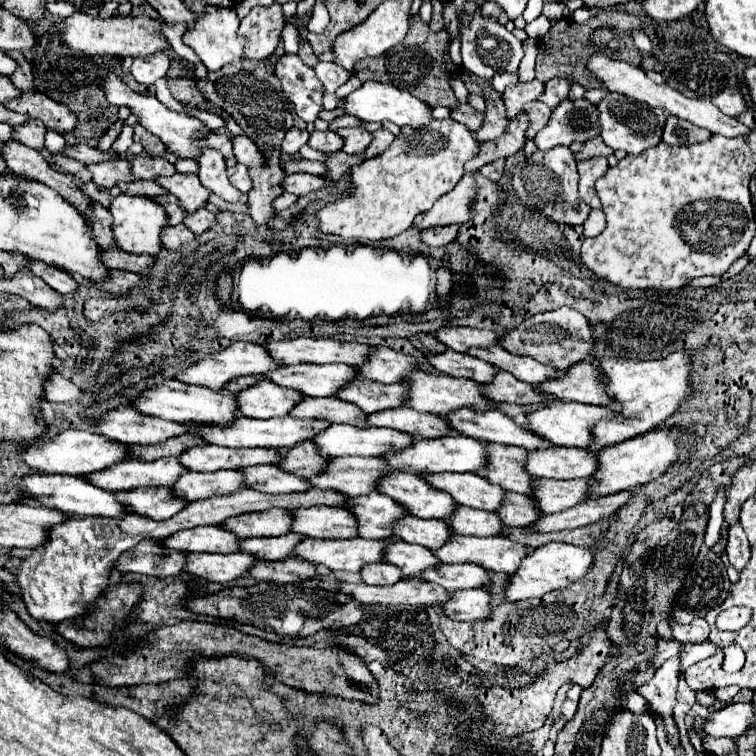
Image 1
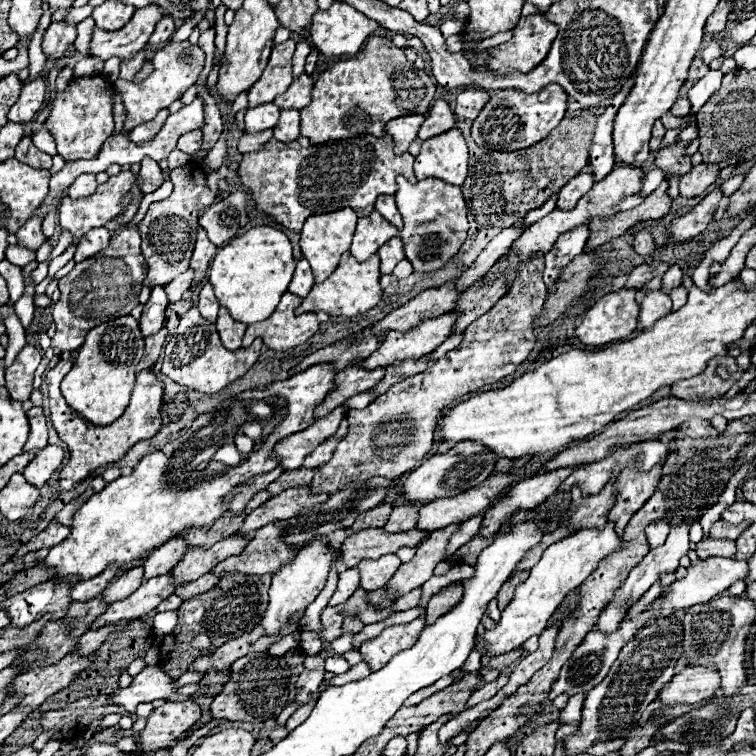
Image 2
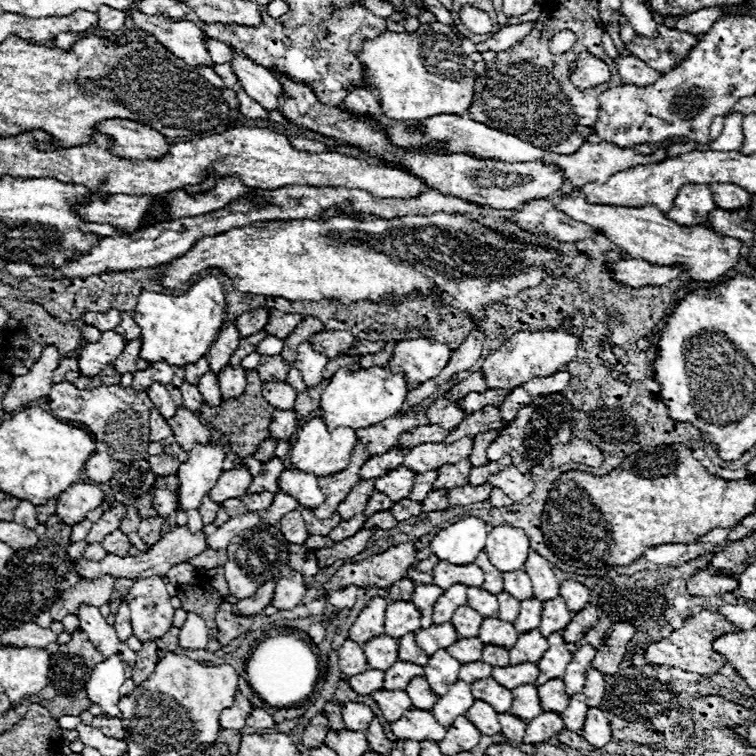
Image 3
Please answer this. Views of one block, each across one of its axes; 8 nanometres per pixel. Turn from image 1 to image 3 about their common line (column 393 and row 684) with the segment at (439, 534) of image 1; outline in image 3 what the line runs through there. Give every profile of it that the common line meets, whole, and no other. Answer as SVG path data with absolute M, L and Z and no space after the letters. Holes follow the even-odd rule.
M524 684L524 688L514 688L512 696L514 696L514 702L512 702L512 708L510 708L512 716L516 716L516 718L520 716L520 720L528 722L528 720L542 714L542 706L540 706L540 700L538 700L536 686Z

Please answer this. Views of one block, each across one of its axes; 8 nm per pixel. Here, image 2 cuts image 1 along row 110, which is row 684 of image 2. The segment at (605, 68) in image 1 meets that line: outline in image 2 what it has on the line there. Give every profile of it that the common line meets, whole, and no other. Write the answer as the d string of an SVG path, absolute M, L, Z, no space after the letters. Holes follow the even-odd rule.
M694 666L684 668L680 674L676 674L666 688L658 692L658 700L664 706L674 704L696 704L702 702L720 688L720 676L718 668L714 666Z

